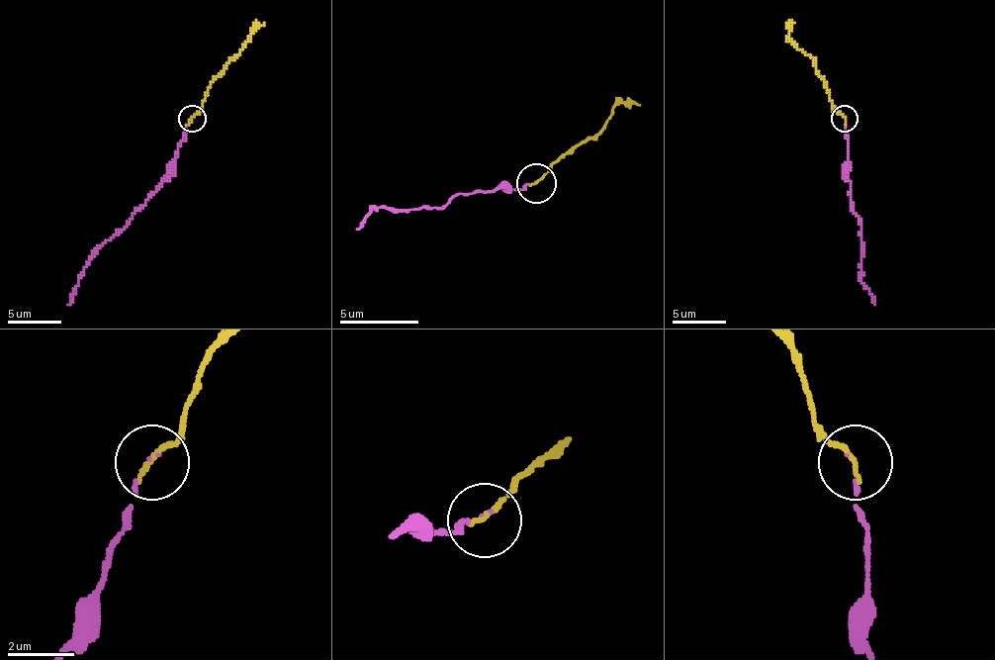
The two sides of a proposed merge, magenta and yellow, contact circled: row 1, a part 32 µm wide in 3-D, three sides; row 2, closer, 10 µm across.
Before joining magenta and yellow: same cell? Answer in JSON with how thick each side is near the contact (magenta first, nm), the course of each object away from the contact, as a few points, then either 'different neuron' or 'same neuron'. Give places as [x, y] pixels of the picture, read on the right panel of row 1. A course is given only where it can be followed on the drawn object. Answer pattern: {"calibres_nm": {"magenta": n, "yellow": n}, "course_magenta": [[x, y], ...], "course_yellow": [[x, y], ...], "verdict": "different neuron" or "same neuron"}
{"calibres_nm": {"magenta": 70, "yellow": 170}, "course_magenta": [[843, 117], [848, 148], [851, 208], [861, 227], [861, 283], [874, 305]], "course_yellow": [[845, 119], [835, 108], [826, 81], [816, 62], [788, 36], [791, 23]], "verdict": "same neuron"}

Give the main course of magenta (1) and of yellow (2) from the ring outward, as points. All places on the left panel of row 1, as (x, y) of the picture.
1: (191, 117), (178, 148), (175, 170), (84, 270), (67, 305)
2: (191, 119), (202, 108), (210, 81), (264, 23)

